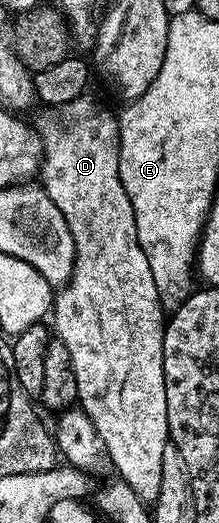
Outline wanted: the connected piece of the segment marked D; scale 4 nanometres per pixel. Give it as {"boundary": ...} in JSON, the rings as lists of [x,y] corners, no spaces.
{"boundary":[[[91,93],[79,94],[74,100],[62,104],[58,112],[44,112],[40,119],[34,123],[40,139],[40,149],[42,157],[40,159],[39,181],[44,187],[44,191],[58,204],[58,212],[66,220],[70,228],[70,236],[74,238],[74,252],[76,259],[72,264],[72,276],[67,283],[59,287],[55,295],[50,311],[51,325],[54,327],[55,337],[66,344],[66,349],[70,351],[70,364],[74,368],[74,380],[78,384],[76,400],[79,409],[84,411],[85,416],[94,424],[94,428],[100,437],[100,443],[104,446],[107,461],[112,461],[112,466],[117,470],[119,481],[134,492],[134,496],[145,504],[154,504],[158,500],[158,488],[162,484],[162,452],[170,444],[168,437],[168,421],[166,420],[166,376],[162,368],[164,359],[164,328],[166,325],[166,312],[164,314],[160,293],[154,284],[154,272],[150,272],[150,264],[146,260],[146,252],[142,252],[138,232],[136,231],[136,221],[134,220],[134,208],[124,191],[124,185],[120,179],[120,120],[115,113],[111,114],[100,102],[95,102],[91,98]]]}

